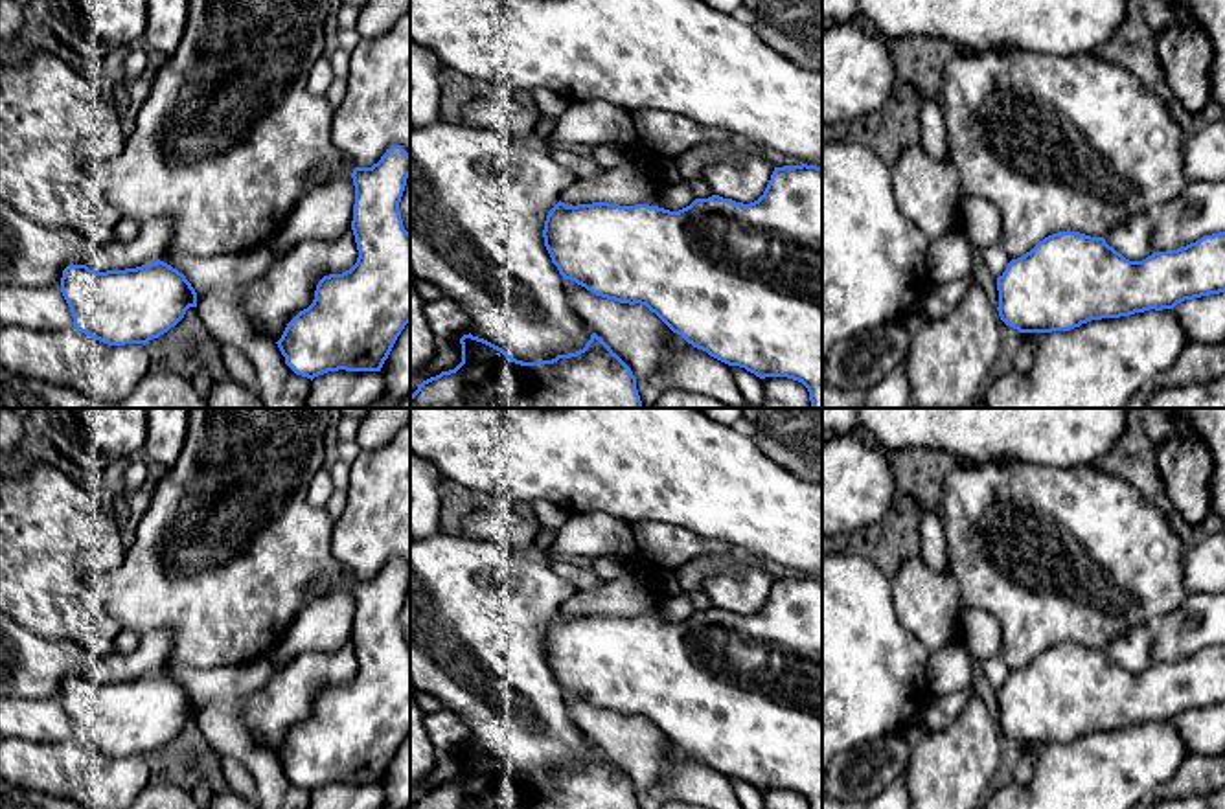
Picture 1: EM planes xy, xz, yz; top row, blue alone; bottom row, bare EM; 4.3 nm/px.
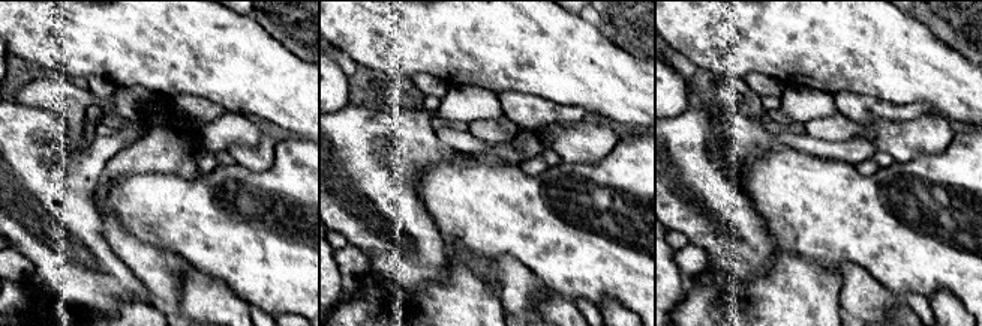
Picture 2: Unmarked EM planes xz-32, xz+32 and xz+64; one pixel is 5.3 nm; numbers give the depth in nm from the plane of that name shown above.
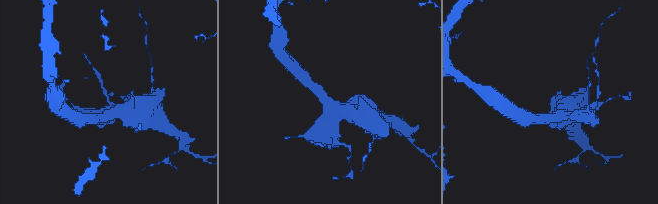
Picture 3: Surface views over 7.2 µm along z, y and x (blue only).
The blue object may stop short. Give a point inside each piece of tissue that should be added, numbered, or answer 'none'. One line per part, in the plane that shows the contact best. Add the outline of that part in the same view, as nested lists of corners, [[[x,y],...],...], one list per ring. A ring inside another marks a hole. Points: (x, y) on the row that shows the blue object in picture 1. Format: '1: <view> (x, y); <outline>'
none

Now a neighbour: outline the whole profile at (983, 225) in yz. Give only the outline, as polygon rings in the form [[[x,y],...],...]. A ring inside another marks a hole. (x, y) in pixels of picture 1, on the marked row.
[[[966,197],[964,210],[964,232],[973,246],[988,248],[1001,243],[1002,219],[999,210],[979,197]]]

